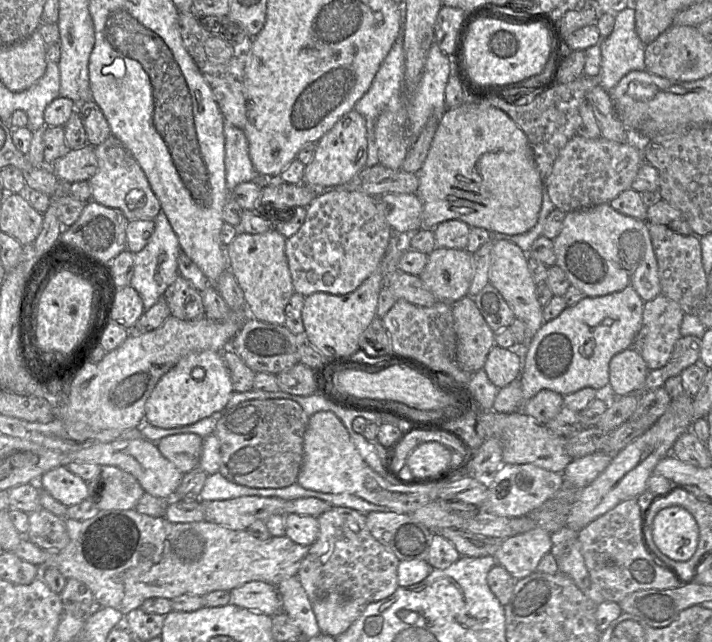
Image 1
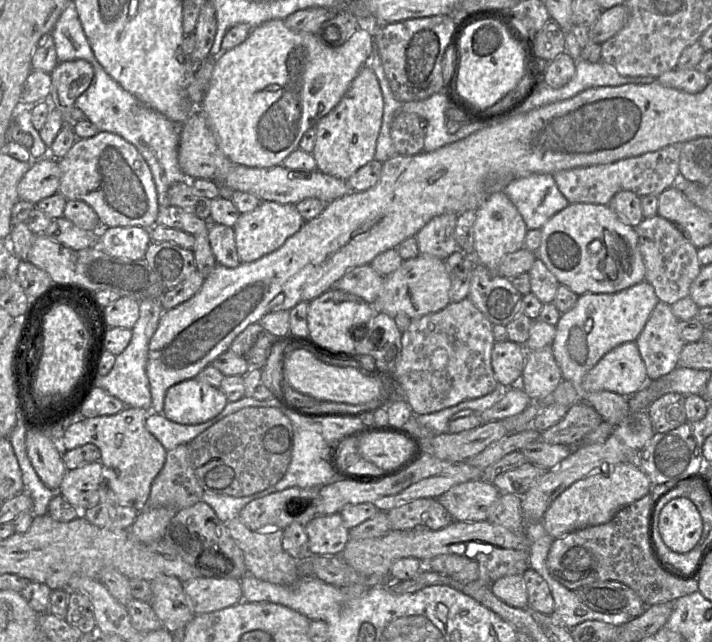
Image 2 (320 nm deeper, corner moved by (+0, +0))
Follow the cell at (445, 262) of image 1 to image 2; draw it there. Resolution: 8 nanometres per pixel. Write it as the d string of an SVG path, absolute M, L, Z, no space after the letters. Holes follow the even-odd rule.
M421 255L403 260L391 274L384 277L380 295L374 305L375 311L382 311L390 316L404 313L411 319L435 313L444 309L450 302L451 280L445 261L428 255Z

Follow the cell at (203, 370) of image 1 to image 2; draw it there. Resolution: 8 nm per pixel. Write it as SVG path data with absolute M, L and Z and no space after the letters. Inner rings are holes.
M192 378L168 388L162 414L179 424L196 425L217 416L227 403L219 388Z

